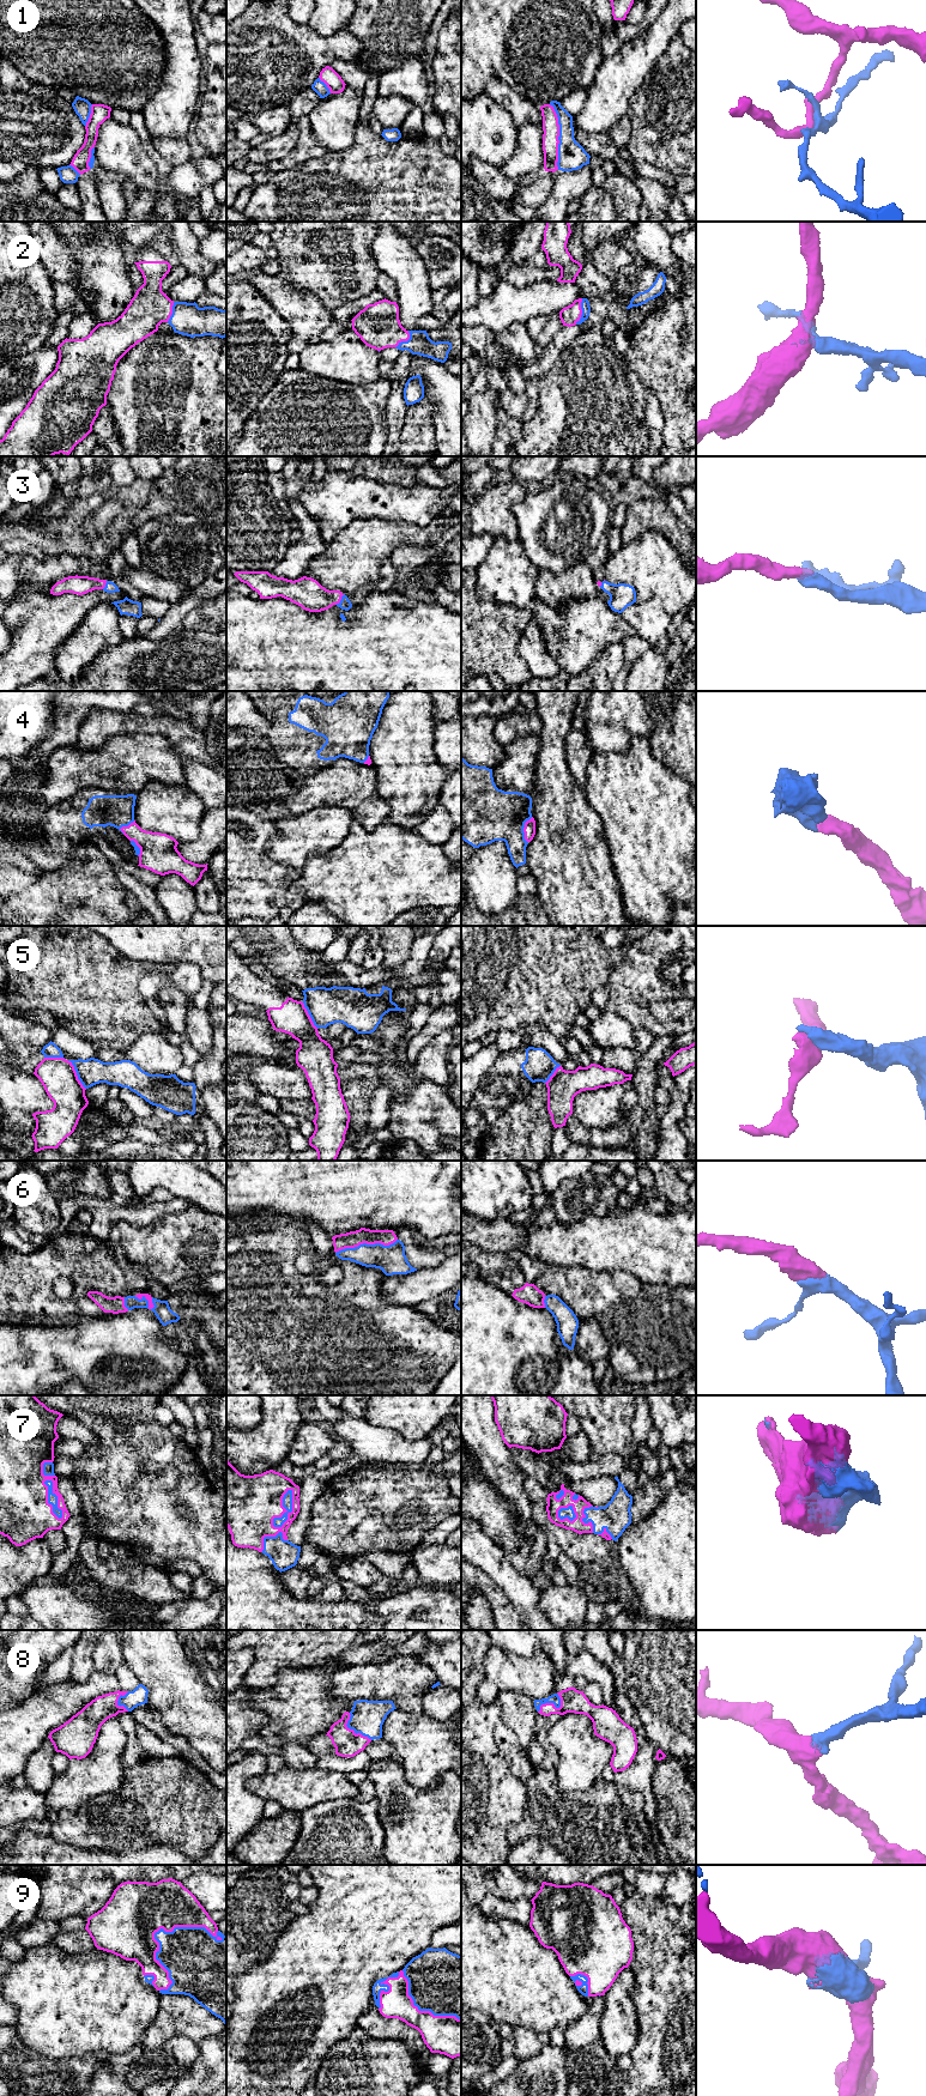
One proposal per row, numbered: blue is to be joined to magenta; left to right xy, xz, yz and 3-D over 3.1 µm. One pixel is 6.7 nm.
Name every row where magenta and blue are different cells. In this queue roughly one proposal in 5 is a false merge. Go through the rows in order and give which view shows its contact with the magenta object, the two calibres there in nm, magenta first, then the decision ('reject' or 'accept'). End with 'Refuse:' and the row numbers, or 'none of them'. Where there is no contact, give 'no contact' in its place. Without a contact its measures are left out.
1: yz | 110/190 nm | reject
2: yz | 130/60 nm | accept
3: xz | 200/80 nm | accept
4: yz | 80/360 nm | accept
5: xy | 240/180 nm | reject
6: xz | 110/190 nm | accept
7: xz | 320/60 nm | accept
8: xz | 180/220 nm | accept
9: xy | 400/340 nm | accept
Refuse: 1, 5

